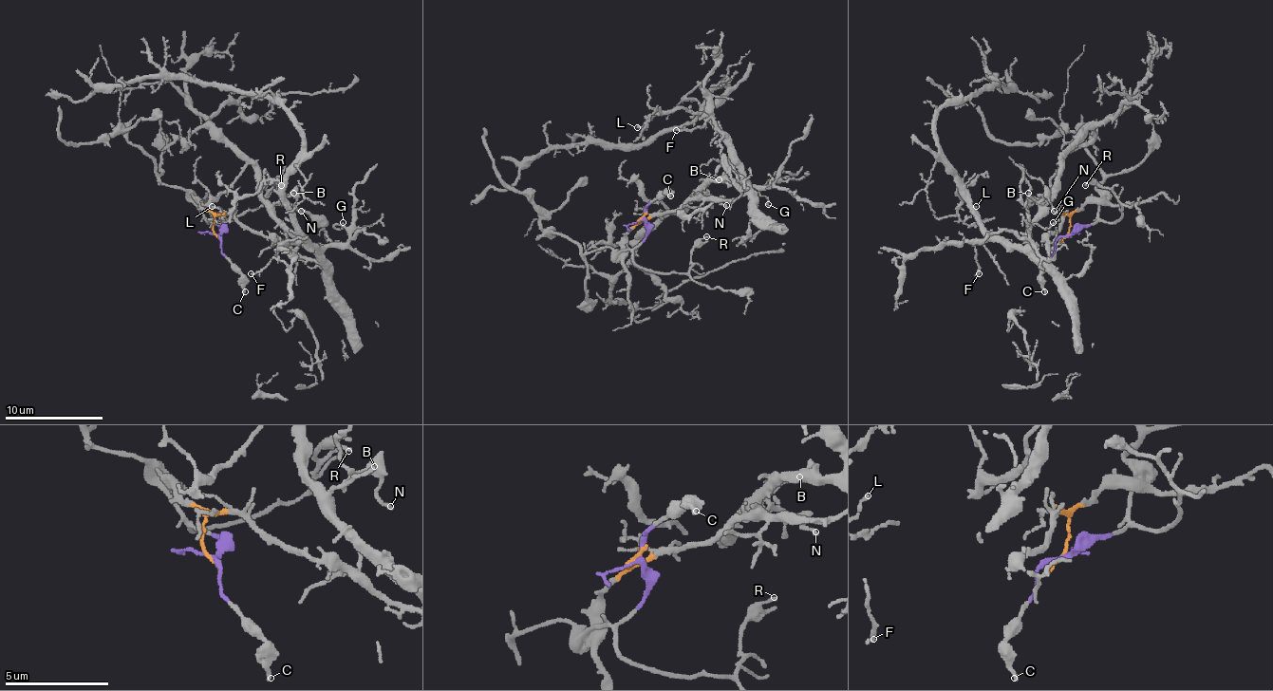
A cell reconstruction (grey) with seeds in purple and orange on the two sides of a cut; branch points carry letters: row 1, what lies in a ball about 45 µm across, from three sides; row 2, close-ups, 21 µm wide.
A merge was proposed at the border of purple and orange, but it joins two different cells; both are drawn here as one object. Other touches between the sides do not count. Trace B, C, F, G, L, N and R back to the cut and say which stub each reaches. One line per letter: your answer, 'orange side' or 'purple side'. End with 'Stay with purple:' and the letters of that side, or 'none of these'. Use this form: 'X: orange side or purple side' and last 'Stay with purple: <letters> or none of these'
B: orange side
C: purple side
F: orange side
G: orange side
L: orange side
N: orange side
R: purple side
Stay with purple: C, R

